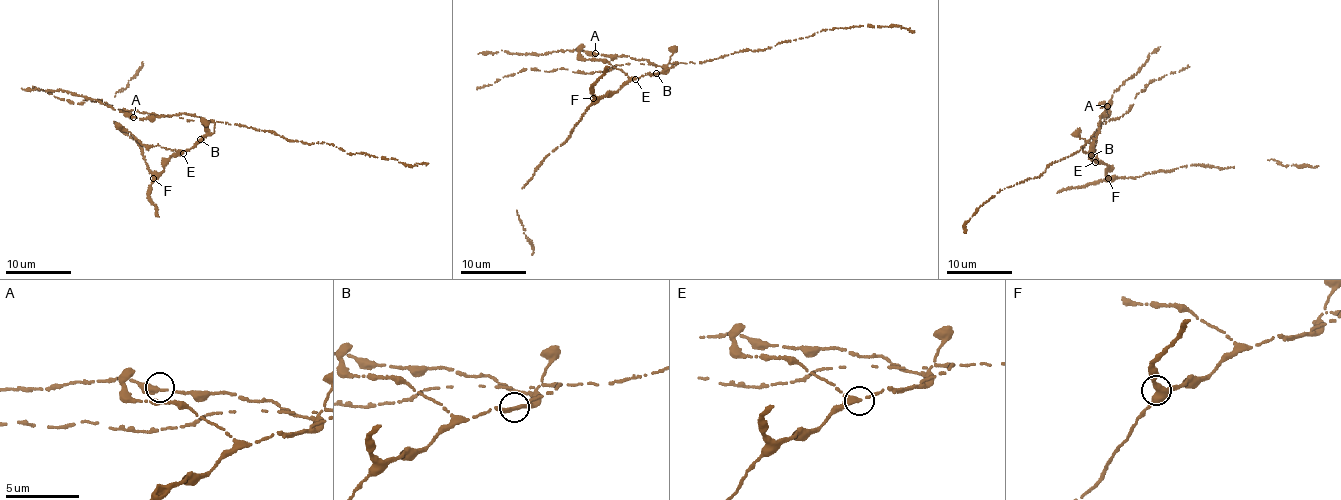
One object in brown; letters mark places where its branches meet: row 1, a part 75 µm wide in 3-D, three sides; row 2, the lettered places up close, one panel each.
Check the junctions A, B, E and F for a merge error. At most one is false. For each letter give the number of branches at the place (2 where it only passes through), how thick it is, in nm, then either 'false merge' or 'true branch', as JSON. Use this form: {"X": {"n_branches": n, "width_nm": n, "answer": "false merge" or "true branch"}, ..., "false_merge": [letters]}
{"A": {"n_branches": 2, "width_nm": 380, "answer": "true branch"}, "B": {"n_branches": 3, "width_nm": 240, "answer": "false merge"}, "E": {"n_branches": 3, "width_nm": 280, "answer": "true branch"}, "F": {"n_branches": 3, "width_nm": 380, "answer": "true branch"}, "false_merge": ["B"]}

